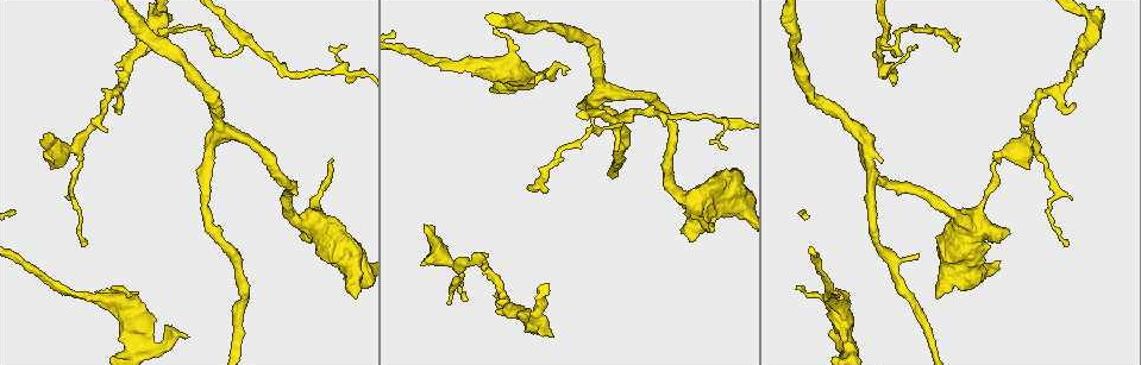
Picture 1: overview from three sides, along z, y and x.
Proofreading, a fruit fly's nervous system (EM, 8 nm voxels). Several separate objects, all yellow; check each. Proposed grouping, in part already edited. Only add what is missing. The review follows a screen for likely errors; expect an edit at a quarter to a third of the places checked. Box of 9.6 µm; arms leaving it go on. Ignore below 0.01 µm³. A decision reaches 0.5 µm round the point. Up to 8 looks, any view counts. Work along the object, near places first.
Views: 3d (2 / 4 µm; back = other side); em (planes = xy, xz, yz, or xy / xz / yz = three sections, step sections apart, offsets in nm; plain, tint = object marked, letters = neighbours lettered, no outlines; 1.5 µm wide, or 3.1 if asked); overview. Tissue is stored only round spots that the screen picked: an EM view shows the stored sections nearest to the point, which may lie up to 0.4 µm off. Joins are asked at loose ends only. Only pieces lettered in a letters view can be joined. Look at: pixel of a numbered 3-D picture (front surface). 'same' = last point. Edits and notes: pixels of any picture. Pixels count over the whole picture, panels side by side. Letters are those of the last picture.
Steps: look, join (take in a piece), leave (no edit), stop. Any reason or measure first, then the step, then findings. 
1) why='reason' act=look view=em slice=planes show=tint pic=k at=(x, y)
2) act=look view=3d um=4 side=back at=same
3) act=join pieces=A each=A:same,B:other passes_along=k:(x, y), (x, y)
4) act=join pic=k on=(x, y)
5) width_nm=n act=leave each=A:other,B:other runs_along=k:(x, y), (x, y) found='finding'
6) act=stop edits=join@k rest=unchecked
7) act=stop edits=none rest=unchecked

why='free end' act=look view=3d um=4 pic=1 at=(799, 285)

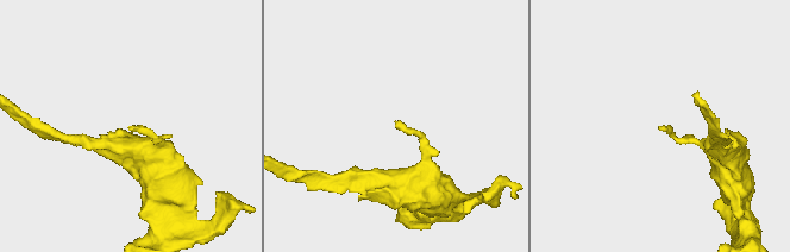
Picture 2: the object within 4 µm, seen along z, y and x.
act=look view=em slice=xy step=8 show=tint pic=2 at=(658, 127)

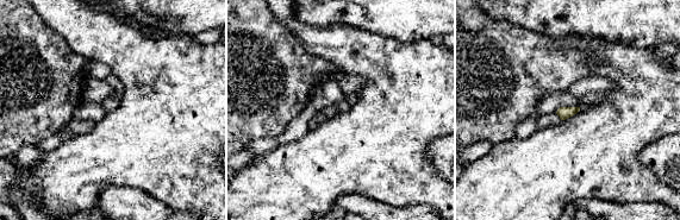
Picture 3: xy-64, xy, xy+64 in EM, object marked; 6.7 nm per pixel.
why='cut it another way' act=look view=em slice=planes show=letters at=same

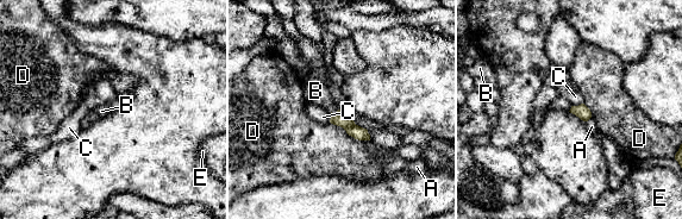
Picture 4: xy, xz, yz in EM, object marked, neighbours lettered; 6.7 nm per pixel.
width_nm=90 act=join pieces=B each=A:other,B:same,C:other,D:other,E:other passes_along=4:(339, 118), (336, 112), (316, 91) found='it goes on there'

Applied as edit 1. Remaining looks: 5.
why='see it whole again' act=look view=overview

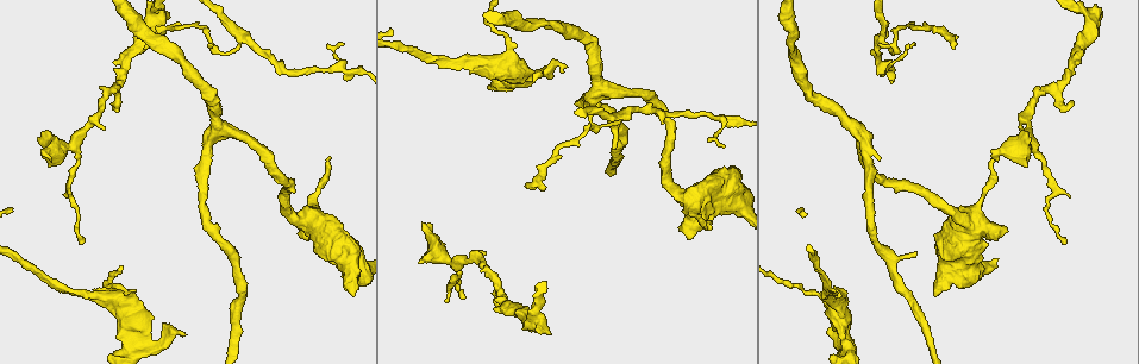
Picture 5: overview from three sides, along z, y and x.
why='an open end' act=look view=3d um=4 pic=5 at=(1071, 105)

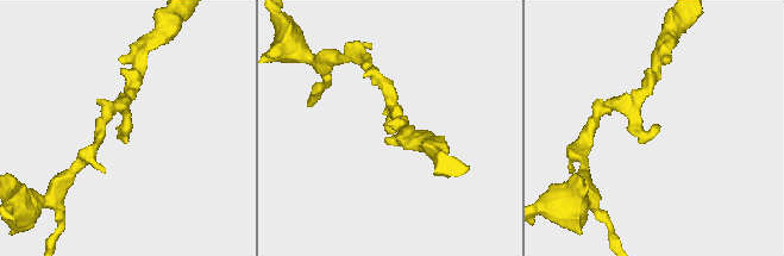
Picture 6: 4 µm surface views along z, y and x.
why='now the EM' act=look view=em slice=xz step=4 show=tint pic=6 at=(386, 128)

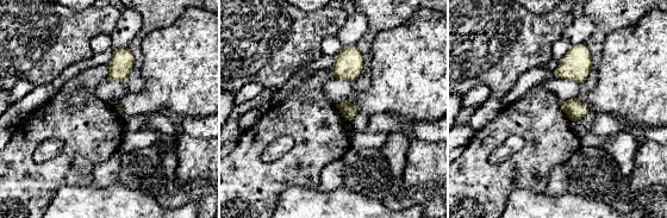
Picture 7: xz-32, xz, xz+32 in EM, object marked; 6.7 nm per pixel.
why='cut it another way' act=look view=em slice=planes show=letters at=same

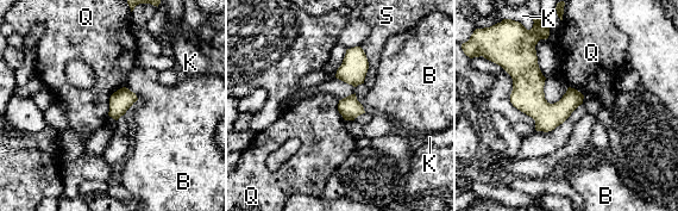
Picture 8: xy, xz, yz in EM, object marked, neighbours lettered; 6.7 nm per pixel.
act=leave each=B:other,K:other,Q:other,S:other border=8:(124, 86), (111, 95), (107, 115) found='none of them fits'

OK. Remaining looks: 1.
why='free end' act=look view=em slice=planes show=letters pic=5 at=(935, 293)

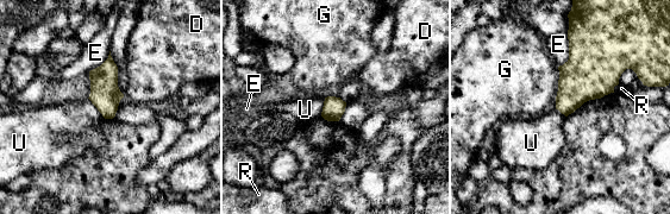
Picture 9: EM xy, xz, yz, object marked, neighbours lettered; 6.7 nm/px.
act=leave each=D:other,E:other,G:other,R:other,U:other border=9:(88, 98), (105, 118) found='none of them fits'

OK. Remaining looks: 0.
act=stop edits=join@4 rest=unchecked

